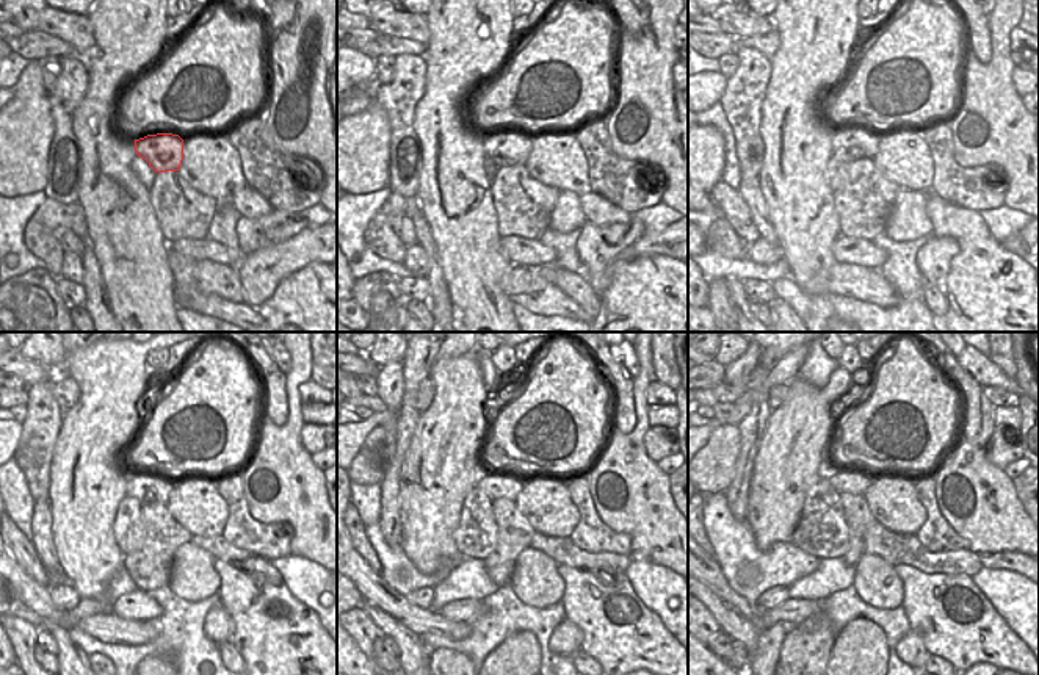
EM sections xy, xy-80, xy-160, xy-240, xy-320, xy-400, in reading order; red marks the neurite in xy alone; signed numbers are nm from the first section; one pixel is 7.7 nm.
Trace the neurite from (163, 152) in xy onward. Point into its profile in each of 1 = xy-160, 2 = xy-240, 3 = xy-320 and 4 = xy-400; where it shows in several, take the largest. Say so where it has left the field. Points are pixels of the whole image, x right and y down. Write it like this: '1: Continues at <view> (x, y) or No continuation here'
1: Continues at xy-160 (861, 143)
2: Continues at xy-240 (148, 487)
3: Continues at xy-320 (495, 484)
4: Continues at xy-400 (843, 480)

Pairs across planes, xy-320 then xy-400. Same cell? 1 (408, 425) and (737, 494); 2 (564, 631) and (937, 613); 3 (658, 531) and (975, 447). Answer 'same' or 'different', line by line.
1: same
2: different
3: same

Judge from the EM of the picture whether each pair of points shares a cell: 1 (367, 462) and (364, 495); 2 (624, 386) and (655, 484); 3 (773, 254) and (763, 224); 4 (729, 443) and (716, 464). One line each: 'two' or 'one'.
1: two
2: two
3: two
4: one

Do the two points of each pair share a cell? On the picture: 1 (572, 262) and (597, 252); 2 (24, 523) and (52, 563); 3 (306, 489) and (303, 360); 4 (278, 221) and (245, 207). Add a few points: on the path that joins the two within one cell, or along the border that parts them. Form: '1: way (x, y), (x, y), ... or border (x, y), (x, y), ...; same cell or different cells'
1: border (580, 229), (577, 252), (588, 274); different cells
2: border (35, 501), (30, 539); different cells
3: way (292, 458), (295, 392); same cell
4: border (273, 210), (265, 215), (242, 216); different cells

